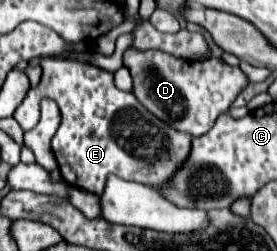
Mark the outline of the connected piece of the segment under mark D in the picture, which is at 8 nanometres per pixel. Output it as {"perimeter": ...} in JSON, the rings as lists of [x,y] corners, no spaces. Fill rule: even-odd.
{"perimeter":[[[127,48],[123,54],[123,64],[131,70],[133,94],[137,96],[137,100],[151,114],[195,138],[209,132],[217,116],[225,114],[241,94],[241,90],[245,90],[245,86],[249,84],[249,78],[241,72],[241,68],[233,68],[221,58],[191,62],[179,60],[161,50],[137,52],[133,48]]]}

